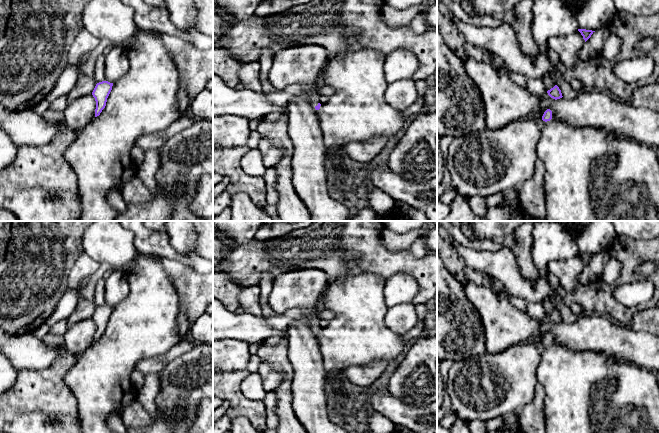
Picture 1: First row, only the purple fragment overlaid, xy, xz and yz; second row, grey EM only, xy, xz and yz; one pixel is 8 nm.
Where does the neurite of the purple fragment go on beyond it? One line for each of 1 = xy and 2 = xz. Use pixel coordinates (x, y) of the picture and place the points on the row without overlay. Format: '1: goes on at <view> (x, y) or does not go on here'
1: does not go on here
2: goes on at xz (246, 327)

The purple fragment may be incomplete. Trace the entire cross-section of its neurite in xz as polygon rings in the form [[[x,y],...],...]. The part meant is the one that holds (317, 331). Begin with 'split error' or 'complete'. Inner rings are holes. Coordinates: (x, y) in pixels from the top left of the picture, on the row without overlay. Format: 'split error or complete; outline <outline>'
split error; outline [[[324,291],[311,310],[293,309],[285,314],[256,316],[248,312],[236,314],[229,311],[219,300],[213,298],[213,340],[234,339],[248,344],[263,342],[272,336],[285,335],[298,321],[307,321],[316,334],[320,333],[320,313],[324,306]]]

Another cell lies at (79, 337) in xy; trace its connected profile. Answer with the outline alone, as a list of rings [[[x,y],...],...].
[[[92,318],[68,326],[64,334],[64,348],[78,356],[86,352],[95,342],[96,325]]]

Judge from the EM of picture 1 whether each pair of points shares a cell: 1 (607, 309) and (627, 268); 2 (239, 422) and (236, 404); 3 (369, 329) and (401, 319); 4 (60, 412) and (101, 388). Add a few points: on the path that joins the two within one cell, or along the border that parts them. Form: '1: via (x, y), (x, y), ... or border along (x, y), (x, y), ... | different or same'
1: via (607, 299), (607, 293), (622, 278) | same
2: border along (232, 419), (244, 416), (250, 422) | different
3: border along (387, 307), (384, 322), (399, 335) | different
4: border along (65, 382), (76, 400), (79, 422) | different

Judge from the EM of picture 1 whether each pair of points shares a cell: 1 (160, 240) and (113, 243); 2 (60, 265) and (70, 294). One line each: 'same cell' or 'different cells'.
1: different cells
2: different cells

